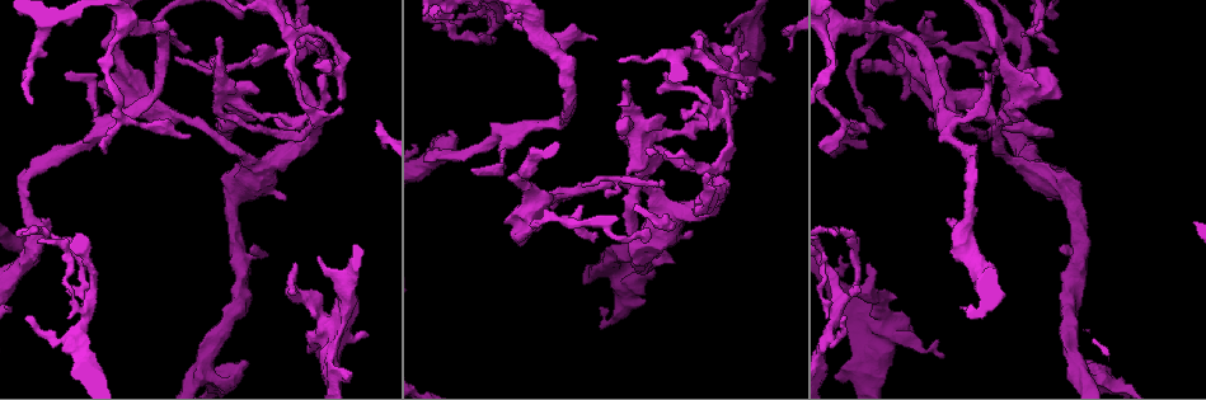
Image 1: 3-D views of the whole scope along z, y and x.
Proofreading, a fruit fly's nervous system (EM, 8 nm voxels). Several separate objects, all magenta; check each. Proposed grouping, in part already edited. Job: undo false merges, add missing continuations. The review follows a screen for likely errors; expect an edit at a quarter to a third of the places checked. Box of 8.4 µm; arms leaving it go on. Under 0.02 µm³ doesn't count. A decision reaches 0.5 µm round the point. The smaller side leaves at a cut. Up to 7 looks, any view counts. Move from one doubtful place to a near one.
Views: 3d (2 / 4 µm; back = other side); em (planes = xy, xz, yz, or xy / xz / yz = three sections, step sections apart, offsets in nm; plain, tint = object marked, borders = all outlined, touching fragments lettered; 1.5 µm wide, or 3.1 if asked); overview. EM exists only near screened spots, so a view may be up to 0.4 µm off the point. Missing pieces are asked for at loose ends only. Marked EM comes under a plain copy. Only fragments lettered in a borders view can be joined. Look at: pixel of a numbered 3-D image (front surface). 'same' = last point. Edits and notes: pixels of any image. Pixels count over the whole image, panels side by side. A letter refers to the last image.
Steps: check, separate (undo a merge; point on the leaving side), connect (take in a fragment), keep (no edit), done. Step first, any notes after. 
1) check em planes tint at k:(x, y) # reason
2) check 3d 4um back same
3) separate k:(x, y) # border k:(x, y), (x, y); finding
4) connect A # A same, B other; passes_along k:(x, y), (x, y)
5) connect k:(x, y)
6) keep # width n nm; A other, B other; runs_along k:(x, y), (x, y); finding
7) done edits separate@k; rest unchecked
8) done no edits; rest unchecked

check 3d 2um at 1:(840, 258) # branch stops here

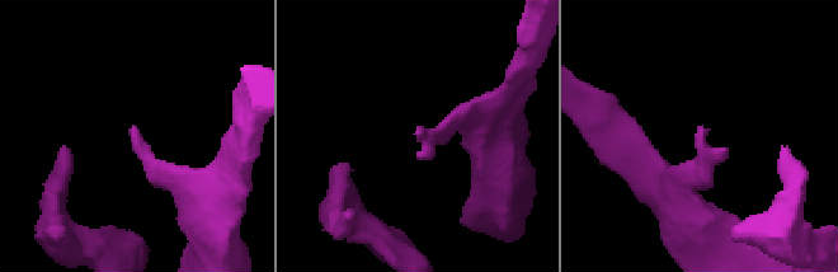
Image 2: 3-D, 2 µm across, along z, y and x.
check em planes borders at 2:(416, 133) # now the EM

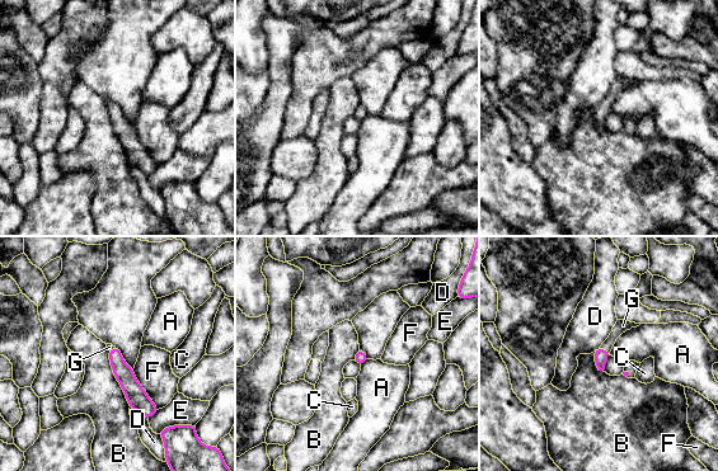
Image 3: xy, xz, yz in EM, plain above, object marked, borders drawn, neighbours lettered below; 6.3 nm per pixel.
connect G # A other, B other, C other, D other, E other, F other, G same; passes_along 3:(600, 356), (604, 351), (622, 325); the neuron continues

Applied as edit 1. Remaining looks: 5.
check overview # redraw

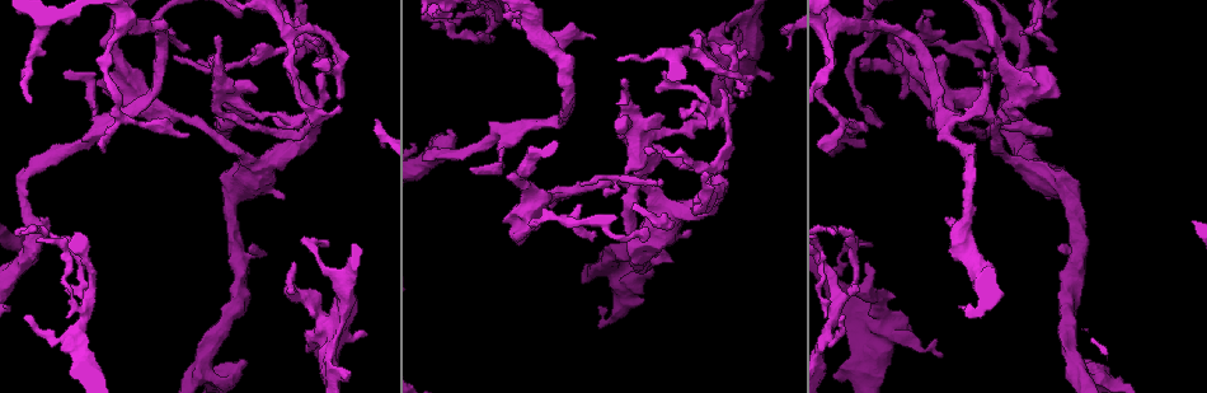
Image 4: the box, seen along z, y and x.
check em yz step 4 tint at 4:(272, 113) # narrows sharply

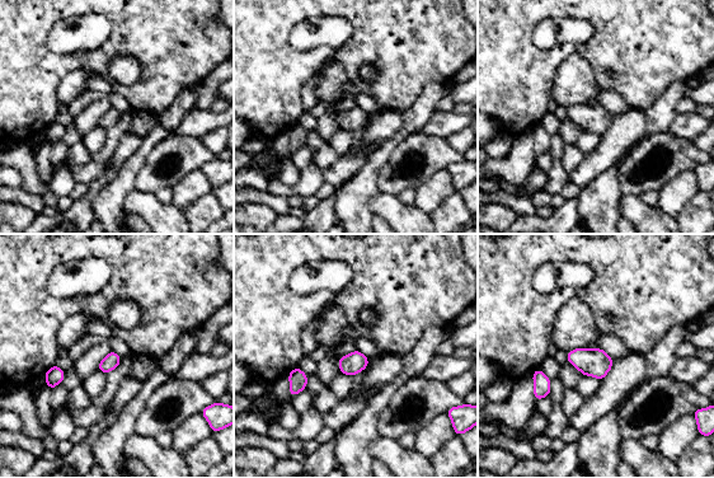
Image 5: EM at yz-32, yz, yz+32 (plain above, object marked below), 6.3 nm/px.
check em planes tint same

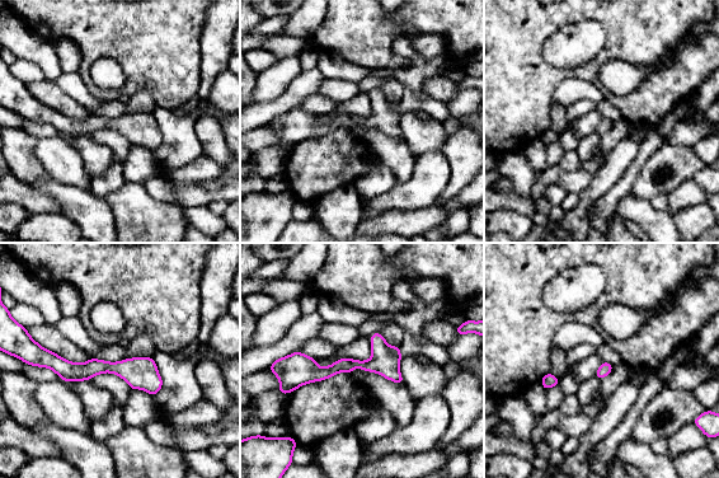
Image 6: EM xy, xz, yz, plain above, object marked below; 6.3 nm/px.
check em planes borders same # what lies round it

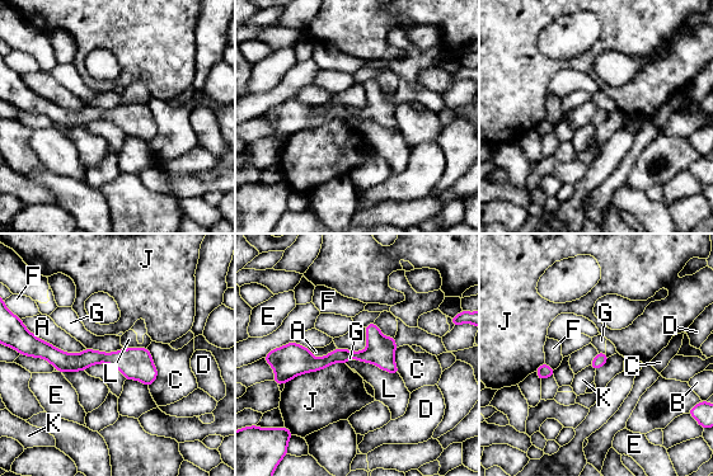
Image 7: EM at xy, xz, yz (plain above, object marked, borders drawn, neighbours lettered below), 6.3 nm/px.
keep # A other, B other, C other, D other, E other, F other, G other, J other, K other, L other; border 7:(87, 348), (102, 352), (123, 349); all the same neuron

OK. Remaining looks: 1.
done edits connect@3; rest unchecked

